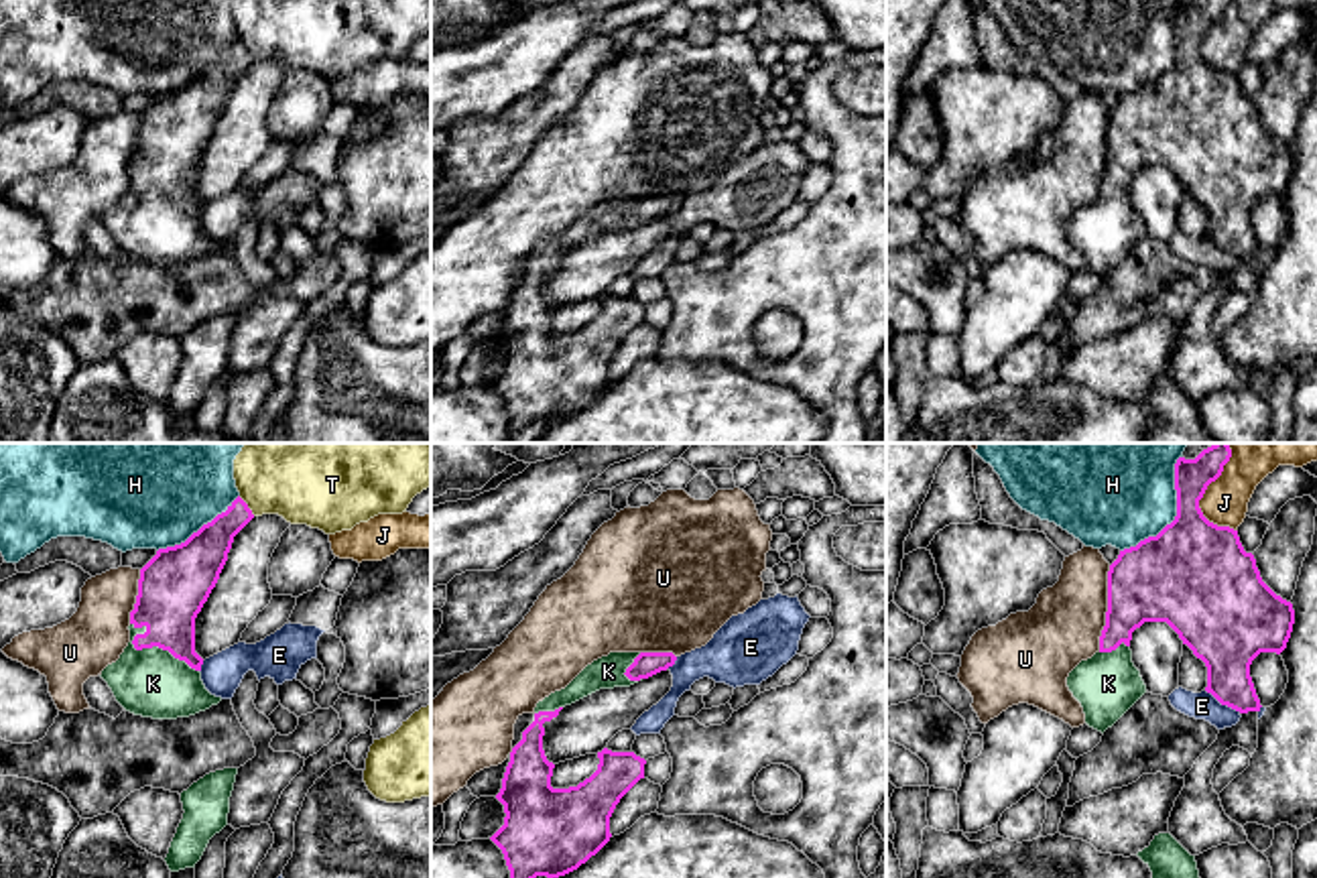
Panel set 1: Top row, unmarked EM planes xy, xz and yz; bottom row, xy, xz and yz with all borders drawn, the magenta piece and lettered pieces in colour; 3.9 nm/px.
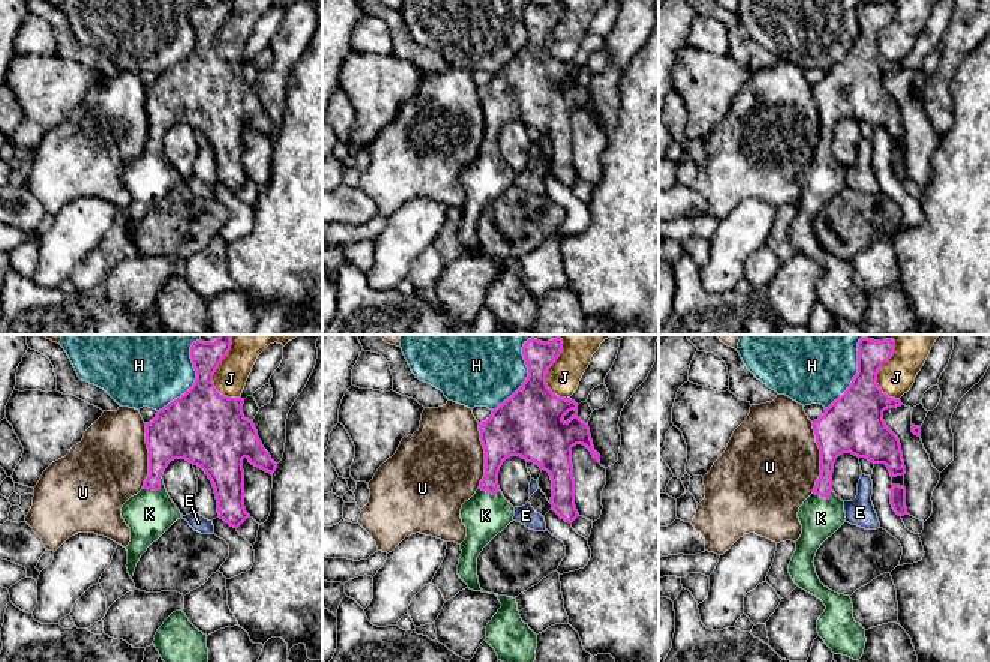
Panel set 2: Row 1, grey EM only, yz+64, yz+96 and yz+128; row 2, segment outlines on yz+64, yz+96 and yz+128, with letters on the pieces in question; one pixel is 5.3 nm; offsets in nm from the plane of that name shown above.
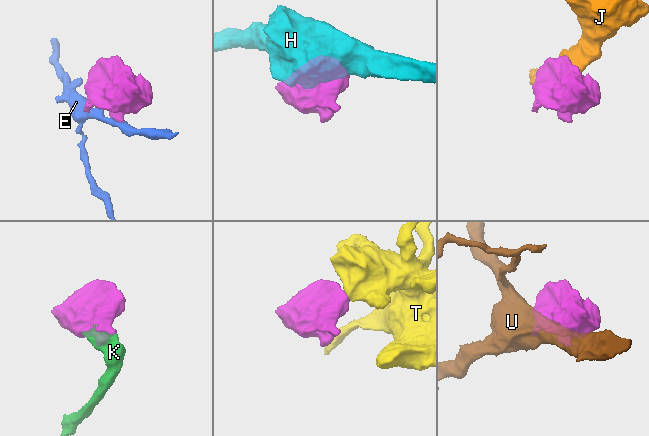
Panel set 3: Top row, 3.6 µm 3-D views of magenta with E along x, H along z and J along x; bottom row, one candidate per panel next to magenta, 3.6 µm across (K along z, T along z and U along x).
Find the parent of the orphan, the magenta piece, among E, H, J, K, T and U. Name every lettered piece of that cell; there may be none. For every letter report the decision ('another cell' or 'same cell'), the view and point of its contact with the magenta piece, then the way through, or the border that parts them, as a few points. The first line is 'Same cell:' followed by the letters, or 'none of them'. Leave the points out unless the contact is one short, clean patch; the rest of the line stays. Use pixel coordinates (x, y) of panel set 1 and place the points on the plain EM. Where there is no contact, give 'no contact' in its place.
Same cell: K
E: another cell | yz (1224, 248)
H: another cell | yz (1177, 59)
J: another cell | yz (1198, 47)
K: same cell | xy (149, 192)
T: another cell | xy (246, 51) | along xy (238, 41), (255, 59)
U: another cell | yz (1108, 153)

